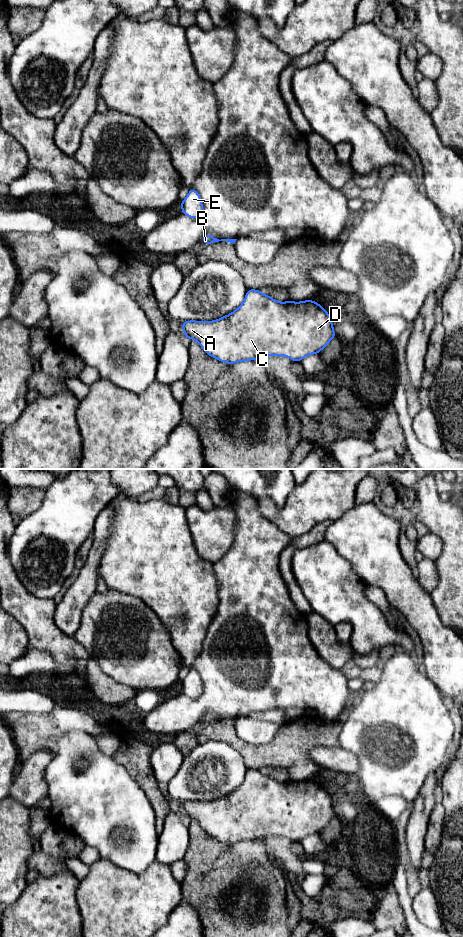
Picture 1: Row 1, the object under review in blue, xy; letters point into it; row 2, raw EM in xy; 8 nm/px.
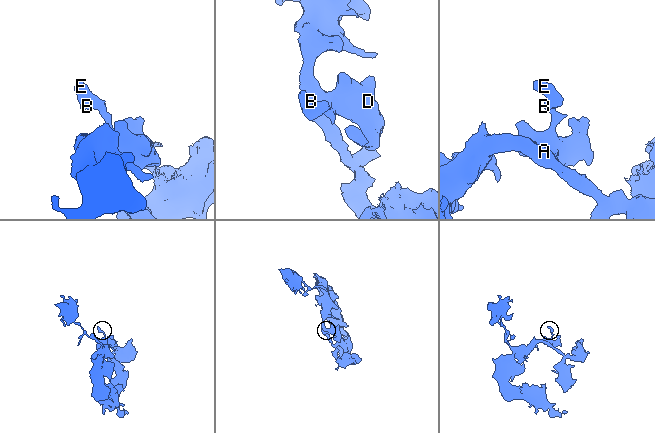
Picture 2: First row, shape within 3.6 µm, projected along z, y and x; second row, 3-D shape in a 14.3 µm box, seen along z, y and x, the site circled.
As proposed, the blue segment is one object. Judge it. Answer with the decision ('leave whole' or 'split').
leave whole

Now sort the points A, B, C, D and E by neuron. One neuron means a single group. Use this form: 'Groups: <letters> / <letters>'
Groups: A B C D E

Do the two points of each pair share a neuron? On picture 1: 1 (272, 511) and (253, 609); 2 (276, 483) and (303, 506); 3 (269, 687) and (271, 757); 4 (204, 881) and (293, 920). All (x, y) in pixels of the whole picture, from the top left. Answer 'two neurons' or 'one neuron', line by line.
1: two neurons
2: two neurons
3: two neurons
4: two neurons

